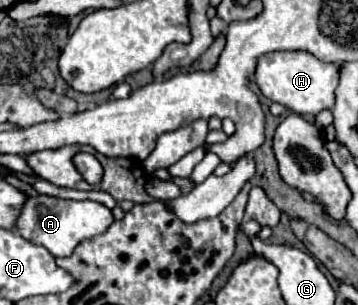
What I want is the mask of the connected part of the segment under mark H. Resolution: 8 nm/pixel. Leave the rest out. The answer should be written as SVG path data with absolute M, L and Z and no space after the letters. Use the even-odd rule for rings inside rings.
M276 51L262 55L256 67L256 85L274 103L288 107L298 115L316 115L334 107L334 89L340 79L340 67L324 63L306 51Z

